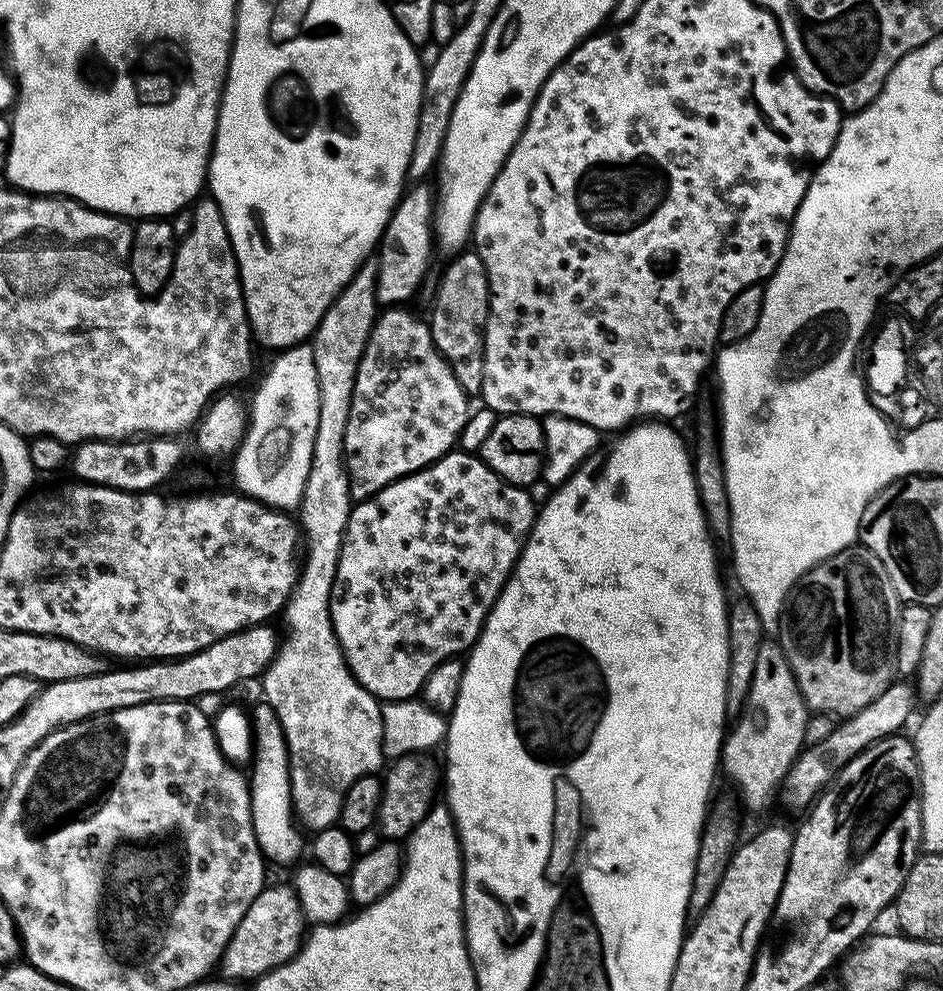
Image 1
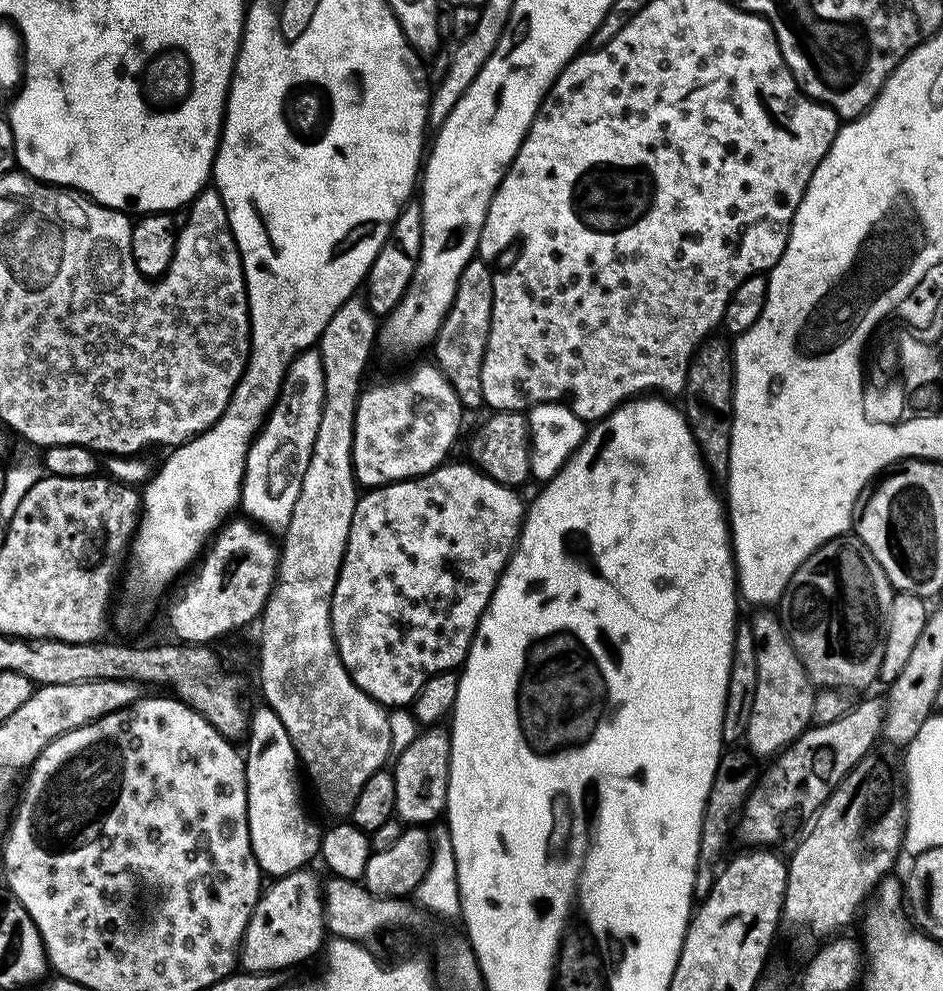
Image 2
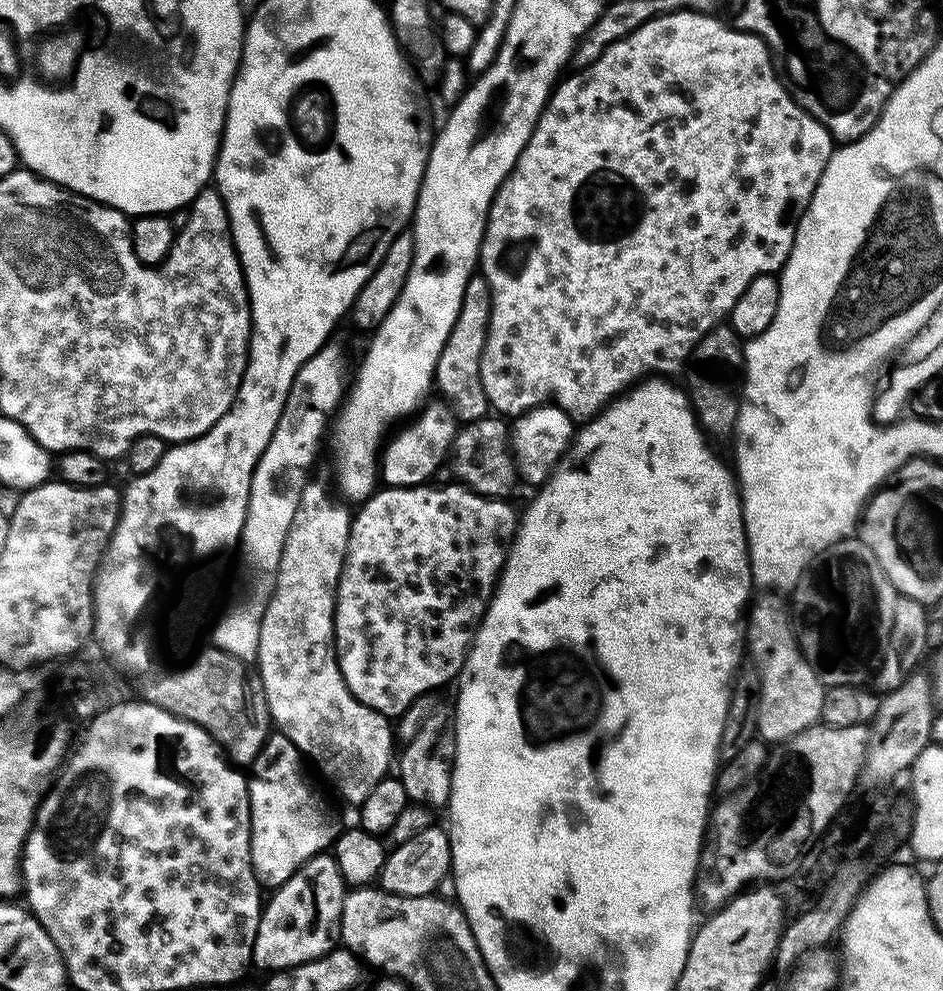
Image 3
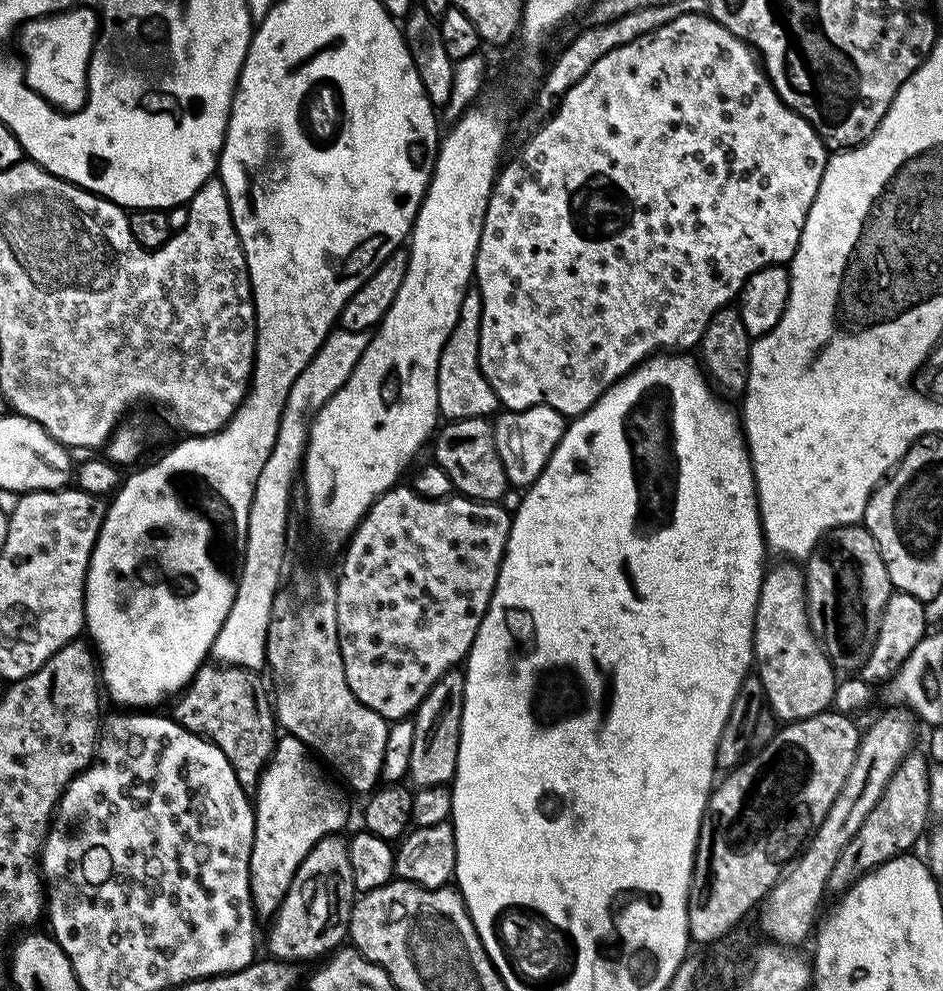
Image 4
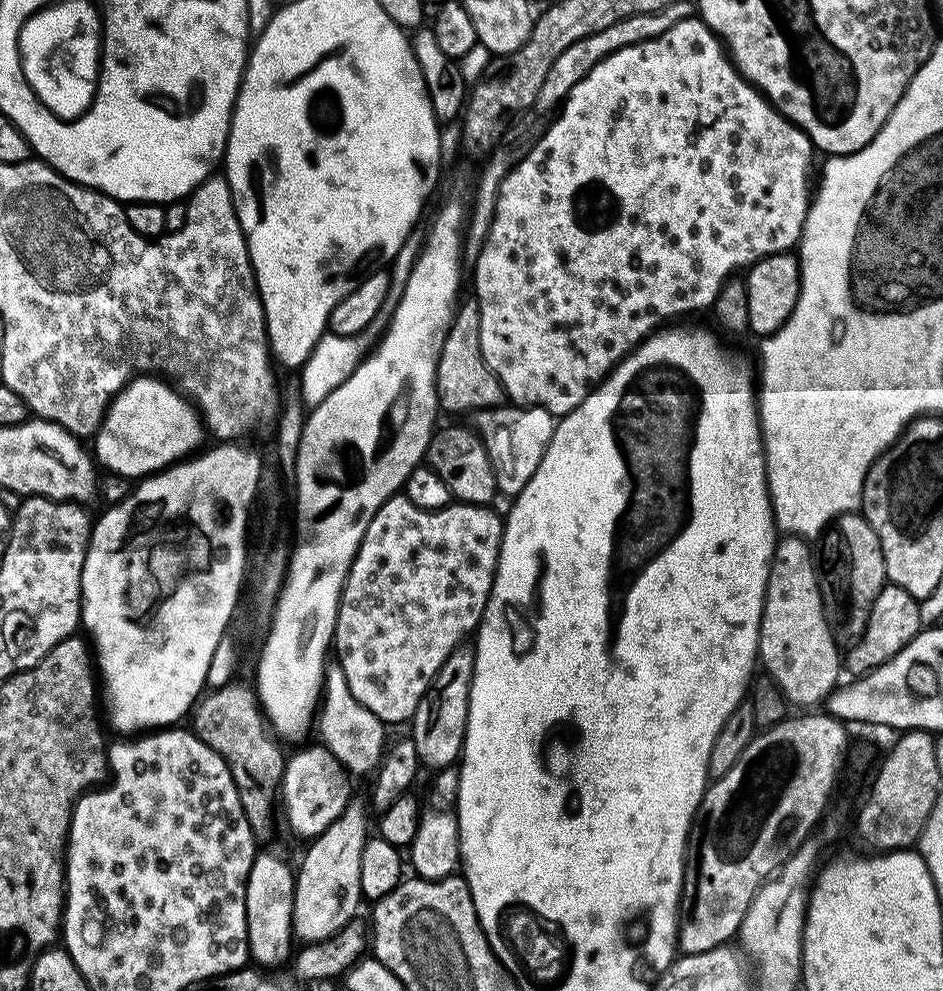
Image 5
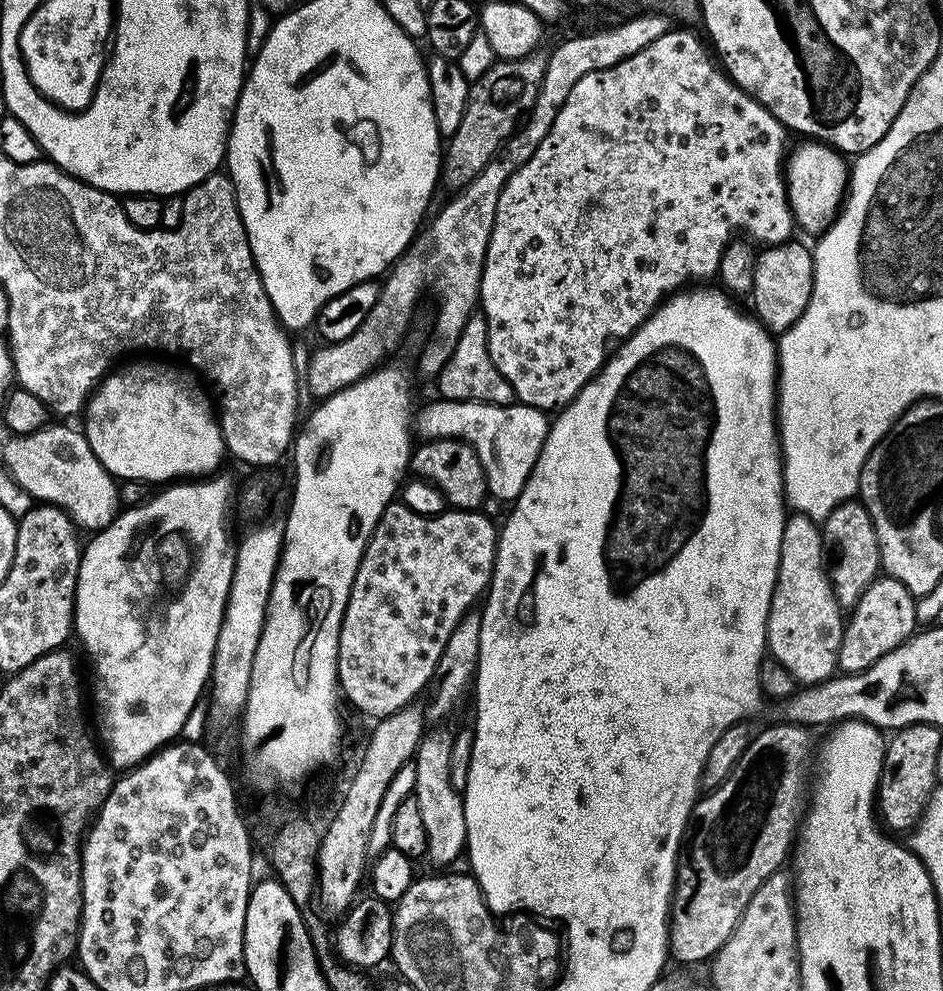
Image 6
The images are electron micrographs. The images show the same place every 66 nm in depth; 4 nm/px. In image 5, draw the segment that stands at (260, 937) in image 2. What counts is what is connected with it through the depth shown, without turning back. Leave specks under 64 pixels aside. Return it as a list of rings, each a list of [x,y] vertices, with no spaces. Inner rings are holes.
[[[358,802],[348,803],[337,820],[330,822],[321,836],[315,837],[304,852],[304,861],[295,873],[294,910],[292,911],[292,935],[305,945],[318,943],[338,934],[357,915],[356,907],[362,904],[360,883],[362,882],[362,850],[370,839],[368,816]]]

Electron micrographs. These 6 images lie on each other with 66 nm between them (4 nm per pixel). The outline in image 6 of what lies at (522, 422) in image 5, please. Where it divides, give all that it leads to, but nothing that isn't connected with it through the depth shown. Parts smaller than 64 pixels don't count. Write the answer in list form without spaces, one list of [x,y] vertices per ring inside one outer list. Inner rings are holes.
[[[436,398],[433,404],[417,411],[414,416],[414,432],[424,440],[461,440],[478,456],[482,470],[488,479],[488,494],[503,502],[514,502],[522,494],[538,454],[548,437],[549,417],[534,406],[519,402],[511,404],[483,404],[477,400],[445,400]]]

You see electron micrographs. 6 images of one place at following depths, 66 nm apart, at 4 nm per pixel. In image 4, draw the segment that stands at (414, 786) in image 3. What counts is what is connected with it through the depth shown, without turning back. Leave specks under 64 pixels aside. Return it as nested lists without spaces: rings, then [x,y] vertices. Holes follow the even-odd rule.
[[[459,667],[451,668],[426,694],[414,713],[414,746],[410,750],[407,779],[417,789],[451,785],[458,766],[458,746],[462,734],[462,710],[466,682]]]

